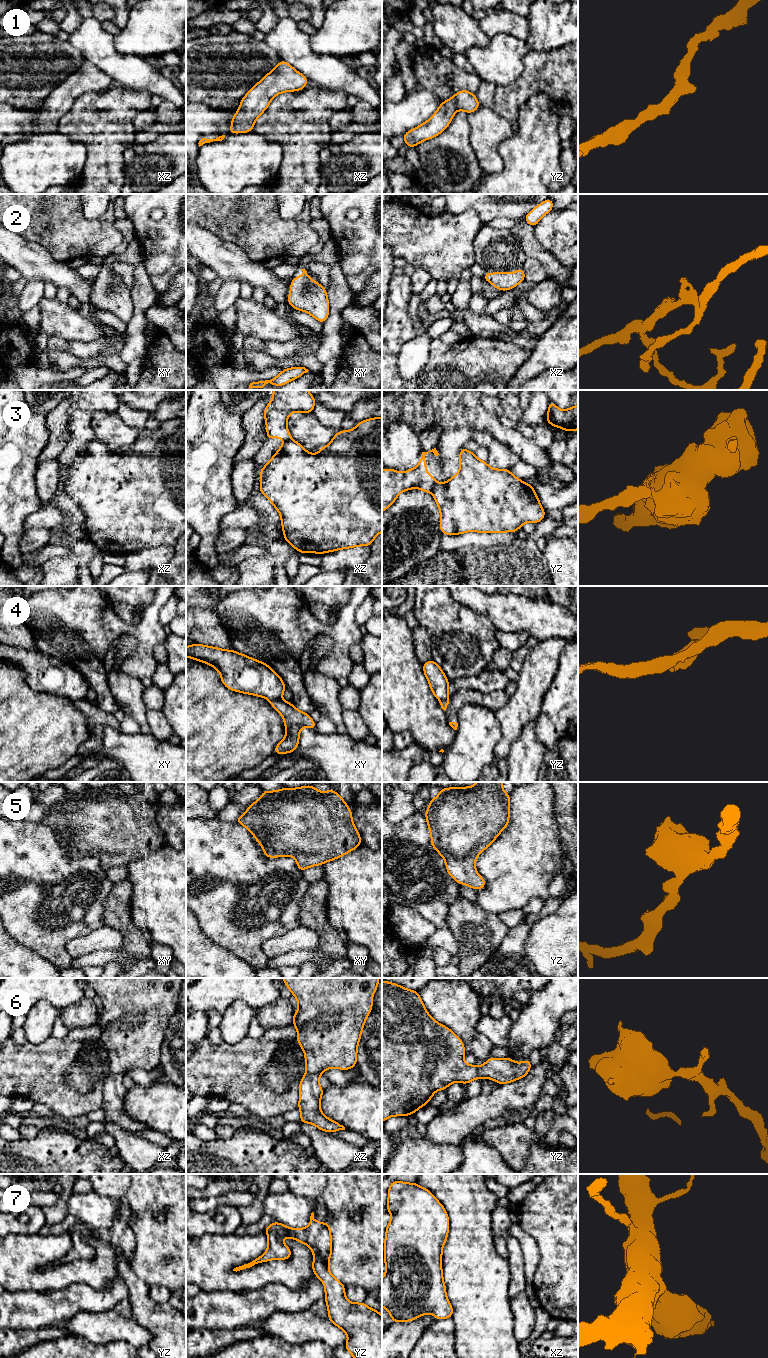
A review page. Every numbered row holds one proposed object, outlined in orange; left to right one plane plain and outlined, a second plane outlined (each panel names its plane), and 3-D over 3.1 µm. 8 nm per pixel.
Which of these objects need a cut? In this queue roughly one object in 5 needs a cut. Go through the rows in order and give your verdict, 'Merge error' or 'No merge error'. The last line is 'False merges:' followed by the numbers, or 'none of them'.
1: No merge error
2: No merge error
3: Merge error
4: Merge error
5: No merge error
6: No merge error
7: No merge error
False merges: 3, 4

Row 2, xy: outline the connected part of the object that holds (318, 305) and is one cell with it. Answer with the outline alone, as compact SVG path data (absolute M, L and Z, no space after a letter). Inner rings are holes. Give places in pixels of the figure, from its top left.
M305 269L301 270L302 276L294 277L291 281L287 302L294 309L309 313L323 324L329 316L327 290L310 278Z

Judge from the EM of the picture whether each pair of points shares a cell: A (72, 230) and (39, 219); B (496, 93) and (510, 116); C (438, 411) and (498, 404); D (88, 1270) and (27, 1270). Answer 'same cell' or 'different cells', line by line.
A: same cell
B: same cell
C: different cells
D: same cell

